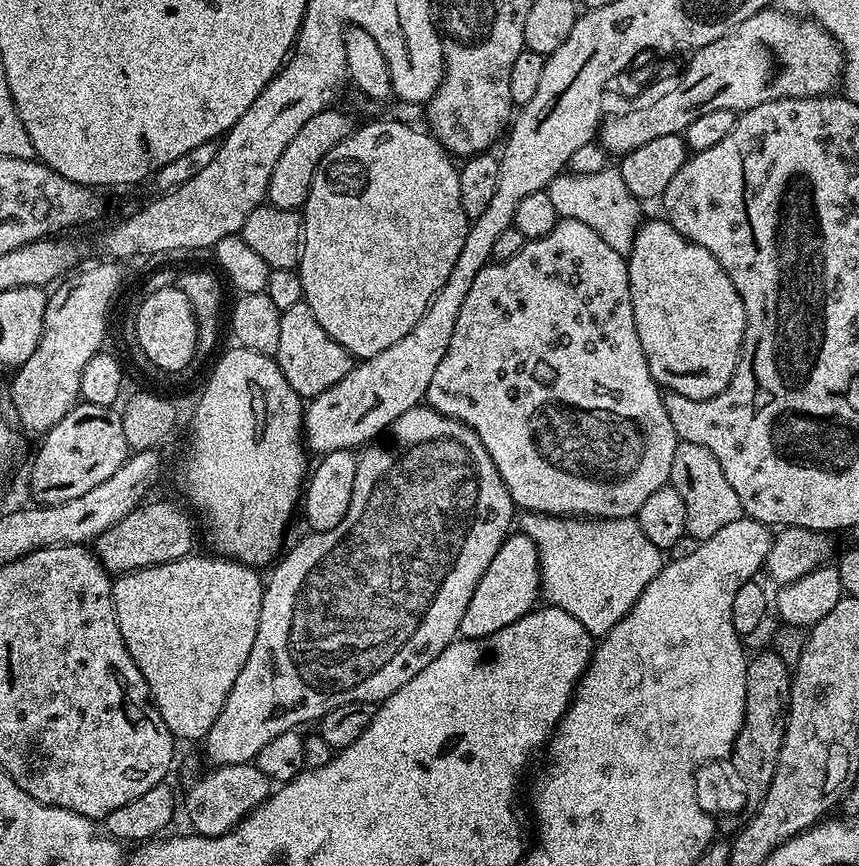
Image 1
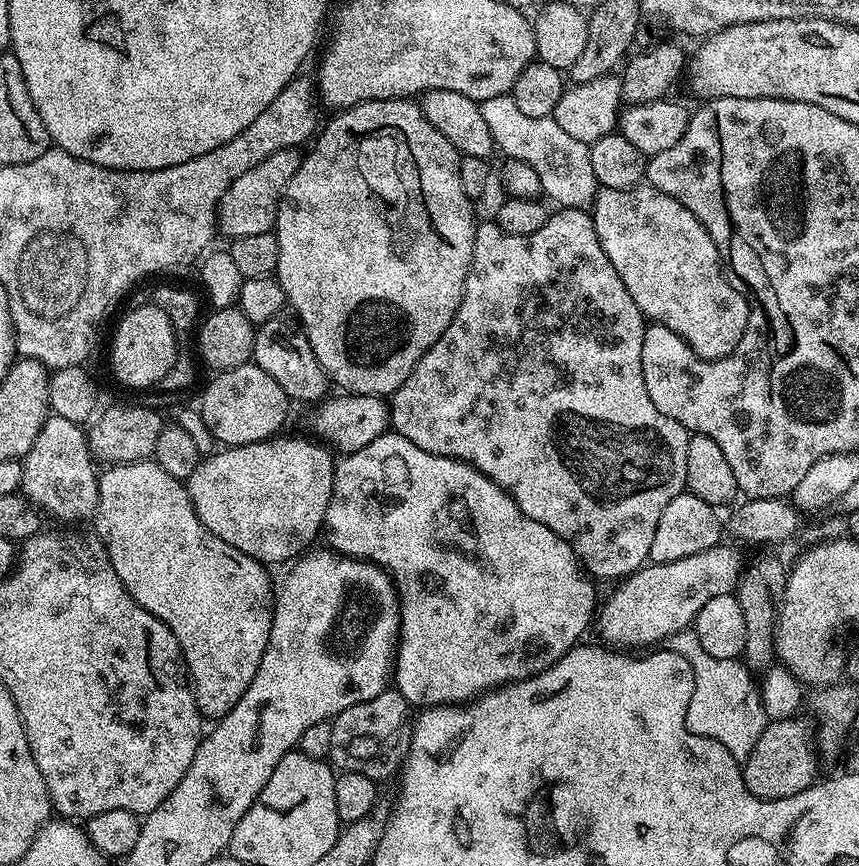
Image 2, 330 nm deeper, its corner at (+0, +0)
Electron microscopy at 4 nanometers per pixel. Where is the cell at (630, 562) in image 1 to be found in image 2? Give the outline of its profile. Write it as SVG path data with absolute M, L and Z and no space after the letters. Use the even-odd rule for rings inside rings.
M685 630L672 637L671 651L682 654L694 670L694 693L686 710L686 728L696 737L712 738L730 750L738 762L746 760L769 718L765 714L759 689L749 670L738 658L713 658L702 649L698 634Z

